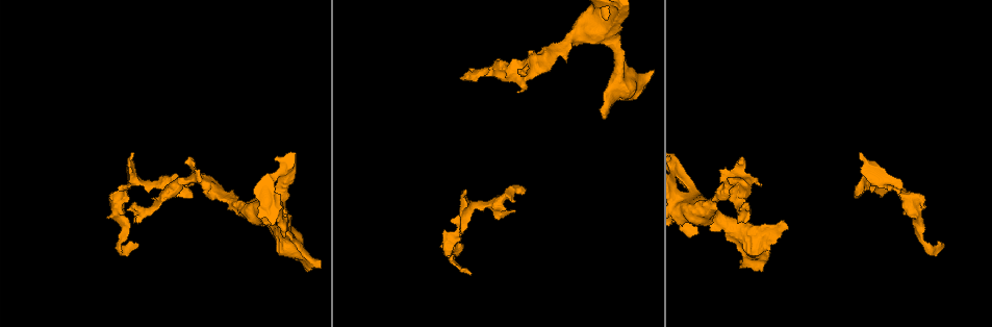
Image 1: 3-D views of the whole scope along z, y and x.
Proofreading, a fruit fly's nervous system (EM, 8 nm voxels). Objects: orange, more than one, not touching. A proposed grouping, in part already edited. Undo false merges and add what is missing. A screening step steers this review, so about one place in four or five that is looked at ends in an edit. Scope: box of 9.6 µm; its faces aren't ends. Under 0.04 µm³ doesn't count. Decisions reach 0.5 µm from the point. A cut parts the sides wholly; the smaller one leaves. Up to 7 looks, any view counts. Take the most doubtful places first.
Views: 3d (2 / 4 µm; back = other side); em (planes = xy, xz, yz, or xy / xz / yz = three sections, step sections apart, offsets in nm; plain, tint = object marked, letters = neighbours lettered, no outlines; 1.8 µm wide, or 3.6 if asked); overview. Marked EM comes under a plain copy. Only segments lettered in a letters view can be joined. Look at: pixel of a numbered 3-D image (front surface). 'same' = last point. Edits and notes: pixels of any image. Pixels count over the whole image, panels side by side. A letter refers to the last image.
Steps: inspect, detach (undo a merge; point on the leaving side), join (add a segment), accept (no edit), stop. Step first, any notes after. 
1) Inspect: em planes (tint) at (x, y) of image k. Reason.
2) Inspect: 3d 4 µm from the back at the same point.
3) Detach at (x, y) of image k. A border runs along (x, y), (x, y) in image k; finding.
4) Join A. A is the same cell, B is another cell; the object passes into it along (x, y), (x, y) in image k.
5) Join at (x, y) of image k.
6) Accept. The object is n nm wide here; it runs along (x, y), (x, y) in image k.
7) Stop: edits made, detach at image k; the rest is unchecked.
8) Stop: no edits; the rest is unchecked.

Inspect: 3d 2 µm at (915, 218) of image 1. Calibre changes.

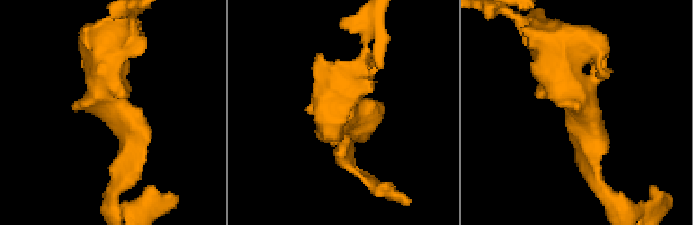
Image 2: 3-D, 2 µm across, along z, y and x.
Inspect: em planes (letters) at (112, 103) of image 2.

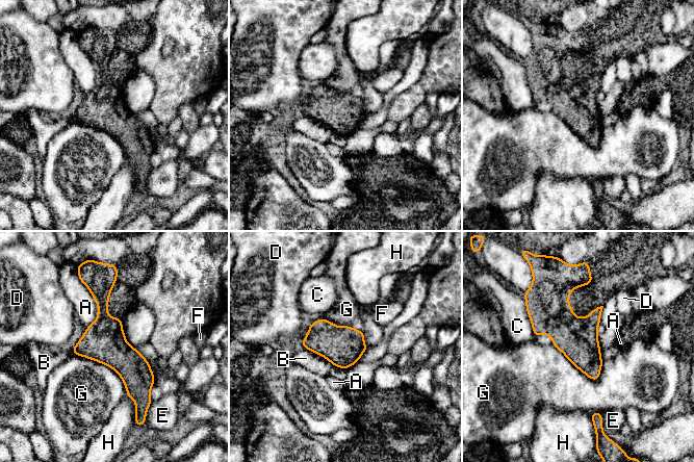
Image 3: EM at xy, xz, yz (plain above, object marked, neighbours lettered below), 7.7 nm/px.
Accept. The object is 300 nm wide here; A, B, C, D, E, F, G and H are other cells; a border runs along (73, 354), (111, 367), (126, 395) in image 3; continuous, no second neuron.

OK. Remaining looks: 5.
Inspect: 3d 2 µm at (748, 208) of image 1. Branch stops here.

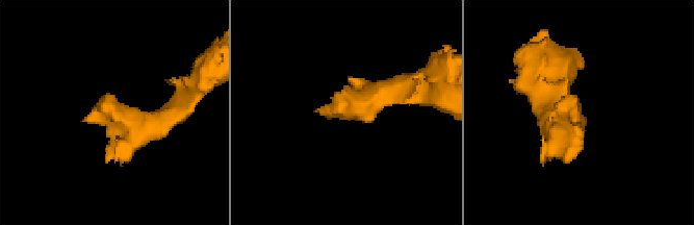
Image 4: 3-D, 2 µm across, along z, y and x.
Inspect: em 3.6 µm xz step 4 (letters) at (314, 110) of image 4. Now the EM.

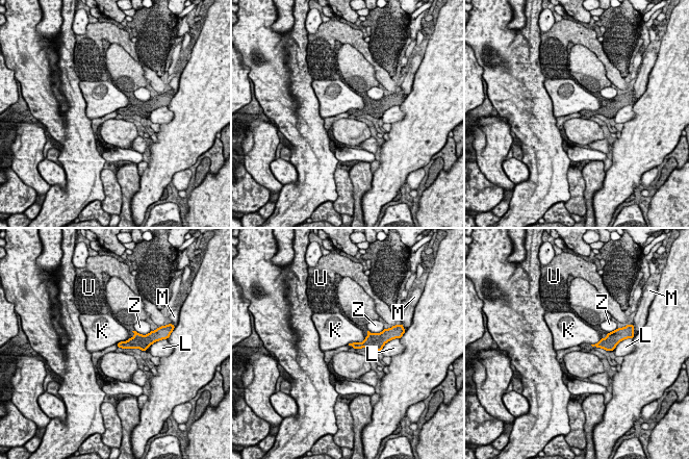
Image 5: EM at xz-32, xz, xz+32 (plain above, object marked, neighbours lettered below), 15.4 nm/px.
Inspect: em 3.6 µm planes (letters) at the same point. Another direction.

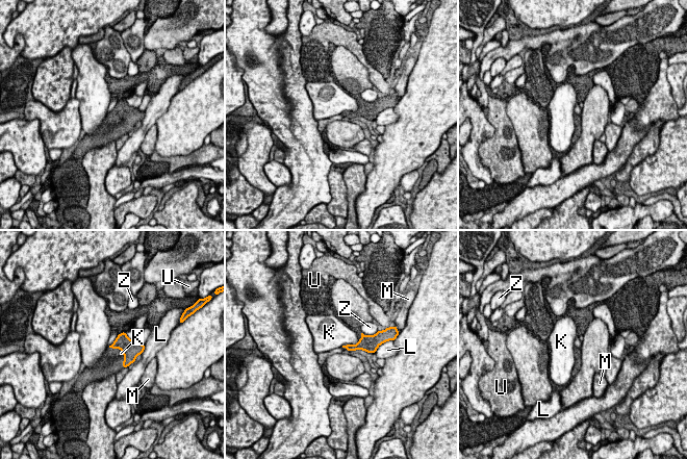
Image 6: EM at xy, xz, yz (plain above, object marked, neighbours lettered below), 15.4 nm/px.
Accept. K, L, M, U and Z are other cells; a border runs along (119, 334), (108, 346) in image 6; no lettered segment goes on from it.

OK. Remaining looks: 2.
Inspect: 3d 2 µm at (760, 184) of image 1.

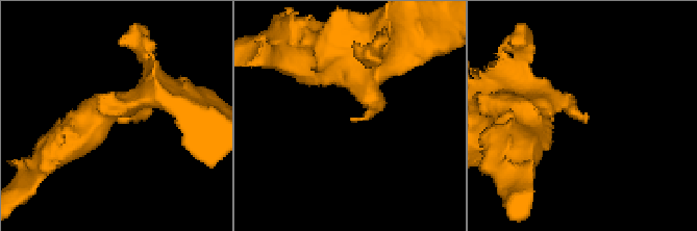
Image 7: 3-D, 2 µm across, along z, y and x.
Inspect: em planes (letters) at (585, 112) of image 7.

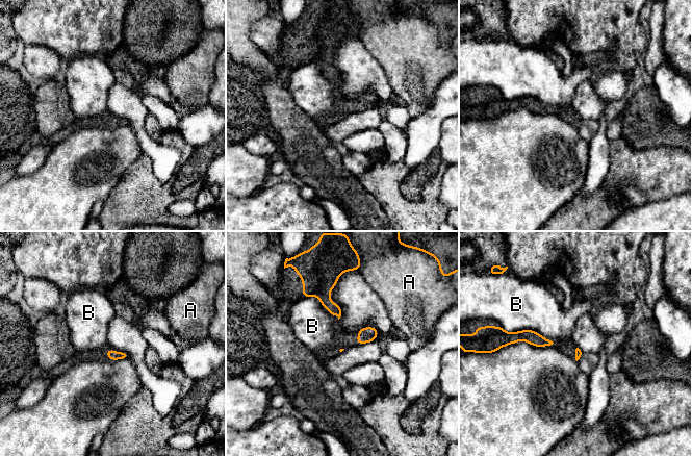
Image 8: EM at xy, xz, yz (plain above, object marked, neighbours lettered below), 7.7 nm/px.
Accept. A and B are other cells; a border runs along (505, 331), (535, 330), (554, 343) in image 8; no lettered segment goes on from it.

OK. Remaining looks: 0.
Stop: no edits; the rest is unchecked.

